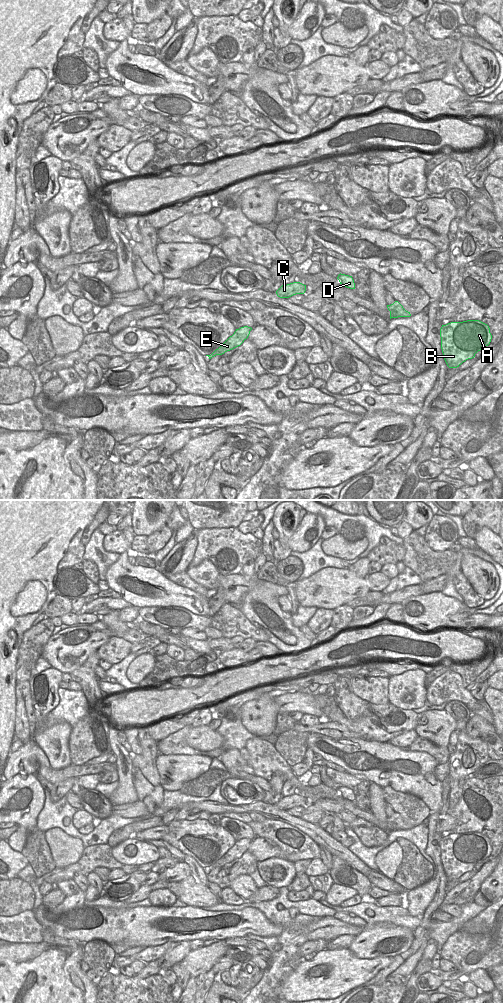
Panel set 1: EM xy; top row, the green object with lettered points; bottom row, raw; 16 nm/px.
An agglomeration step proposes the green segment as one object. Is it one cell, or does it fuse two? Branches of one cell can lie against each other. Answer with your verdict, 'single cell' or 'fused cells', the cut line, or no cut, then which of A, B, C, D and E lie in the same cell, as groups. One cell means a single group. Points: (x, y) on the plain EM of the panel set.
fused cells | xy (400, 816), (396, 820), (397, 828) | A B E / C D

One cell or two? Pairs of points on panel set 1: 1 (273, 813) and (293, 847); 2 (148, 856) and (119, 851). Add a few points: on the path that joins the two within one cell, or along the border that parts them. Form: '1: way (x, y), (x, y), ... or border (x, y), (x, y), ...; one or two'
1: border (266, 818), (289, 823), (300, 830); two
2: way (141, 856), (126, 857); one

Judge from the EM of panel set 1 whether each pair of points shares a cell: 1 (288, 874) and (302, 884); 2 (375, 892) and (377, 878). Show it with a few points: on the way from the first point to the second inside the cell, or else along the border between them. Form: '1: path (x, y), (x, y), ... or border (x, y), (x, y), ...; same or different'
1: border (296, 874), (286, 887); different
2: border (371, 884), (395, 893); different

